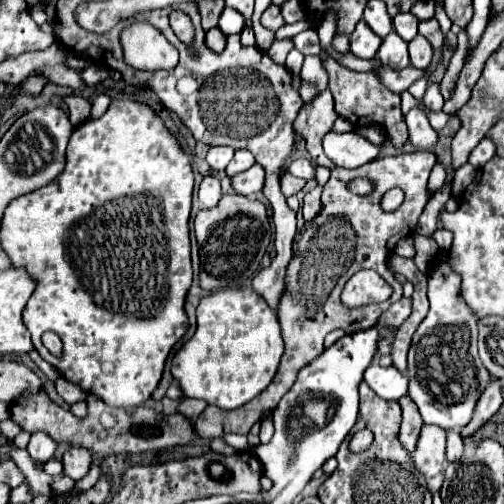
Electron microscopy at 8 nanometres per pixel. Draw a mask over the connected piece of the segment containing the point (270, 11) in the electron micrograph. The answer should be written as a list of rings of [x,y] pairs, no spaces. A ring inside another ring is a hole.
[[[275,5],[267,7],[267,9],[263,11],[263,15],[261,15],[261,25],[267,27],[267,29],[271,29],[271,31],[277,31],[279,27],[283,27],[283,25],[285,25],[285,19],[281,17],[279,7],[275,7]]]

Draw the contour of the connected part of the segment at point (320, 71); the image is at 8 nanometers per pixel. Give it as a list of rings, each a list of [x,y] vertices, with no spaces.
[[[305,57],[303,69],[301,69],[301,79],[307,83],[313,83],[319,93],[323,91],[323,81],[327,81],[327,71],[323,69],[319,57]]]

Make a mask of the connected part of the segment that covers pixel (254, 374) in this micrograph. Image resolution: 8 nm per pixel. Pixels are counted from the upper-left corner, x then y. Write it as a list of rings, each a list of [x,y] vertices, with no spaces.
[[[225,287],[197,305],[197,331],[175,353],[171,373],[185,397],[205,399],[221,409],[237,409],[259,395],[277,373],[283,337],[275,311],[247,287]]]

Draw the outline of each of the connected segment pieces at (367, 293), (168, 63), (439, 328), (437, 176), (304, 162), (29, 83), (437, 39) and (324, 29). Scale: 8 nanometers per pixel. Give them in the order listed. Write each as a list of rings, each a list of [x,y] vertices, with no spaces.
[[[361,269],[347,283],[341,293],[341,303],[347,307],[365,307],[389,299],[391,287],[377,275],[377,271]]]
[[[133,23],[121,33],[123,59],[135,69],[173,69],[179,61],[175,47],[149,23]]]
[[[435,261],[429,271],[429,313],[421,321],[419,329],[413,335],[413,343],[409,349],[409,397],[419,407],[419,413],[427,425],[437,425],[445,431],[461,429],[471,421],[473,409],[489,383],[489,373],[479,361],[477,355],[477,319],[471,309],[459,297],[461,281],[449,263]]]
[[[437,163],[431,171],[431,177],[429,177],[429,193],[433,195],[443,183],[445,183],[445,169],[441,167],[441,163]]]
[[[305,157],[293,159],[293,161],[289,163],[287,171],[289,171],[291,175],[295,175],[295,177],[305,179],[305,181],[315,179],[315,167],[313,167],[313,165],[311,165],[311,161],[309,161],[309,159],[305,159]]]
[[[31,77],[31,79],[27,79],[27,81],[23,83],[23,87],[27,87],[27,91],[29,91],[29,93],[39,95],[39,93],[43,91],[45,83],[47,83],[47,79],[45,79],[45,77]]]
[[[437,19],[421,21],[421,23],[419,23],[419,33],[421,33],[429,43],[431,43],[433,49],[443,47],[443,33],[441,33],[441,29],[439,29]]]
[[[327,13],[327,17],[323,17],[323,21],[319,23],[319,29],[317,29],[317,35],[321,39],[321,45],[323,49],[329,49],[331,47],[331,39],[335,35],[335,13]]]

